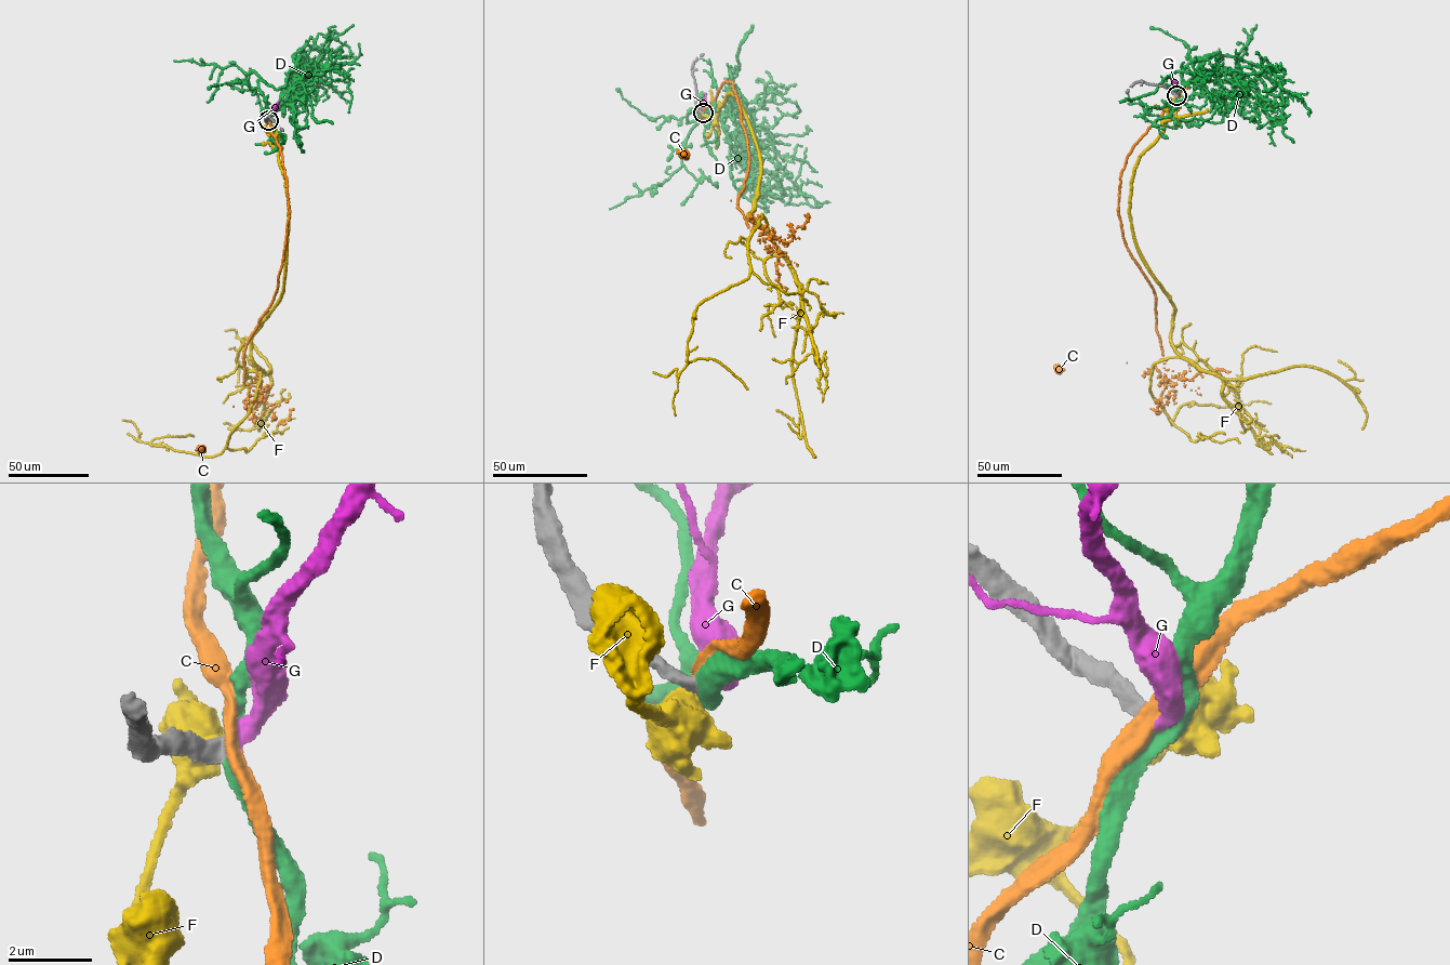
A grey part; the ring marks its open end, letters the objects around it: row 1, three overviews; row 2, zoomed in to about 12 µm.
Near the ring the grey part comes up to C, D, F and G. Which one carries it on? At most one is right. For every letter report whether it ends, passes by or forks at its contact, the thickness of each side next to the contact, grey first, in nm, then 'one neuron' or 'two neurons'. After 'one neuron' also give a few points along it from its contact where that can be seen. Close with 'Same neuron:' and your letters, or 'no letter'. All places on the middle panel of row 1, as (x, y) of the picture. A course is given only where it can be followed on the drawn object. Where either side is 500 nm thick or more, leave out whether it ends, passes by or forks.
C: it passes by | 400/340 nm | two neurons
D: it passes by | 400/400 nm | two neurons
F: 400/850 nm | two neurons
G: it ends | 380/420 nm | one neuron | via (703, 111), (706, 93)
Same neuron: G

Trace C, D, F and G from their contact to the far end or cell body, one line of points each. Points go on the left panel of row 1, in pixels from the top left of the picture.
C: (268, 120), (289, 211), (277, 288), (243, 356), (244, 382), (252, 390), (245, 408), (233, 406), (199, 449)
D: (268, 121), (258, 79), (278, 89), (289, 71), (300, 76), (297, 64), (303, 71), (330, 56), (357, 58)
F: (268, 120), (289, 210), (282, 292), (252, 336), (261, 380), (223, 451), (150, 444), (194, 436)
G: (268, 120), (278, 102)

